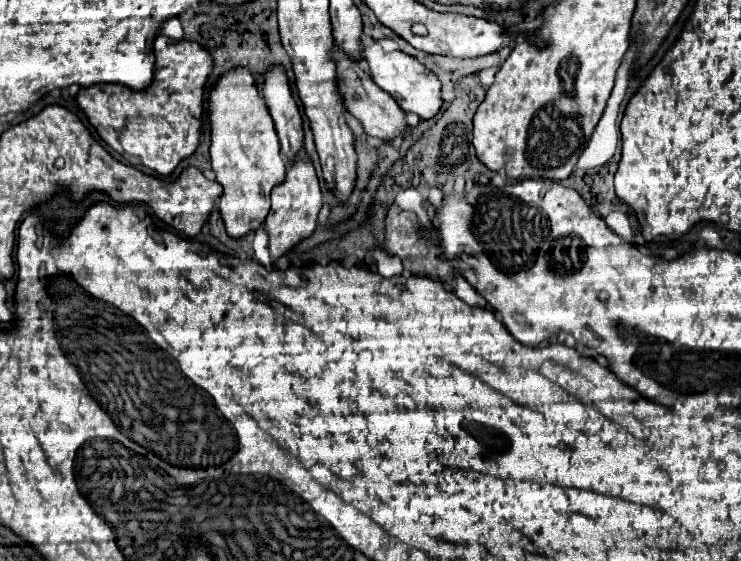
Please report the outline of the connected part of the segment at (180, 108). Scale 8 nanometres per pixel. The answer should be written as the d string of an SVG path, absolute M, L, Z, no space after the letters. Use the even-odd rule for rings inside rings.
M166 35L154 39L154 55L154 79L146 89L134 91L118 83L98 83L82 87L76 103L98 135L128 163L170 175L176 165L198 147L204 83L212 69L212 57L194 41L172 41Z

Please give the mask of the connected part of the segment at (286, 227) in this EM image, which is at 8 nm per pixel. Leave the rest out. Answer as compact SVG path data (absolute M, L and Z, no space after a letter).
M296 157L286 171L286 177L282 183L278 183L272 189L272 209L266 217L266 231L270 237L270 255L272 259L280 259L286 251L290 251L298 241L308 237L318 219L318 211L322 207L322 191L320 191L320 181L314 169L314 163L310 157Z

